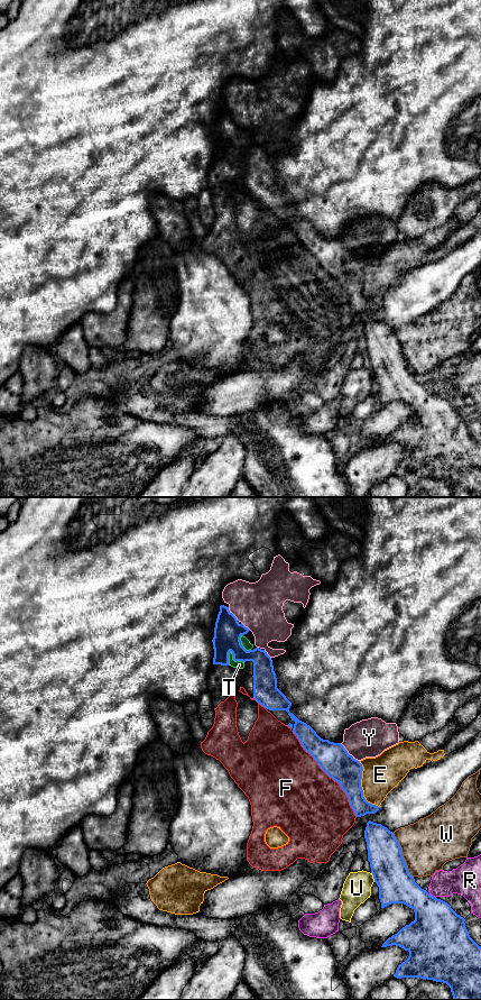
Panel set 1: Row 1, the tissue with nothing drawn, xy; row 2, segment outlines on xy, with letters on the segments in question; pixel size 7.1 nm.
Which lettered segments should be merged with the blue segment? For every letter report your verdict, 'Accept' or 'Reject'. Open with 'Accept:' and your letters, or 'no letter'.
Accept: no letter
E: Reject
F: Reject
R: Reject
T: Reject
U: Reject
W: Reject
Y: Reject

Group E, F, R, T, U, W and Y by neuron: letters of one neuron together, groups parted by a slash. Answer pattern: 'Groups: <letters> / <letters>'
Groups: E / F T / R / U / W / Y

